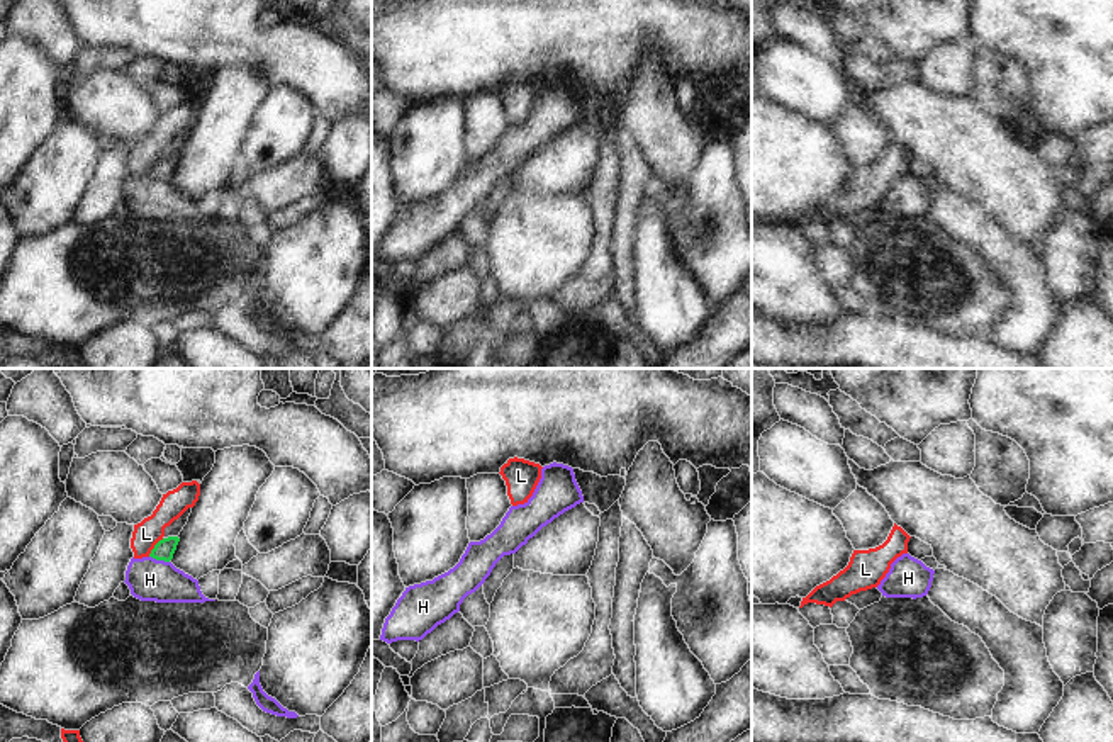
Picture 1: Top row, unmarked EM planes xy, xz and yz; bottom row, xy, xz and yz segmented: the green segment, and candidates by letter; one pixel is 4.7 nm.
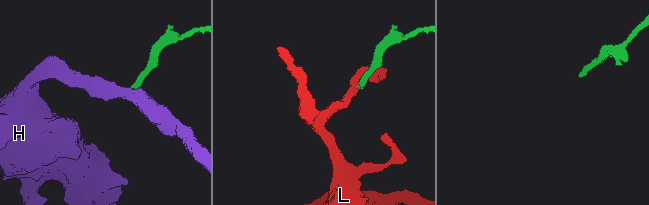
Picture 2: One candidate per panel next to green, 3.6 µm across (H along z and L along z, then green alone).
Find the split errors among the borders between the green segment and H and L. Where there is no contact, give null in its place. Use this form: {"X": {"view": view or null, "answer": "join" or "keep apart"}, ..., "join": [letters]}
{"H": {"view": "xy", "answer": "keep apart"}, "L": {"view": "xy", "answer": "keep apart"}, "join": []}

